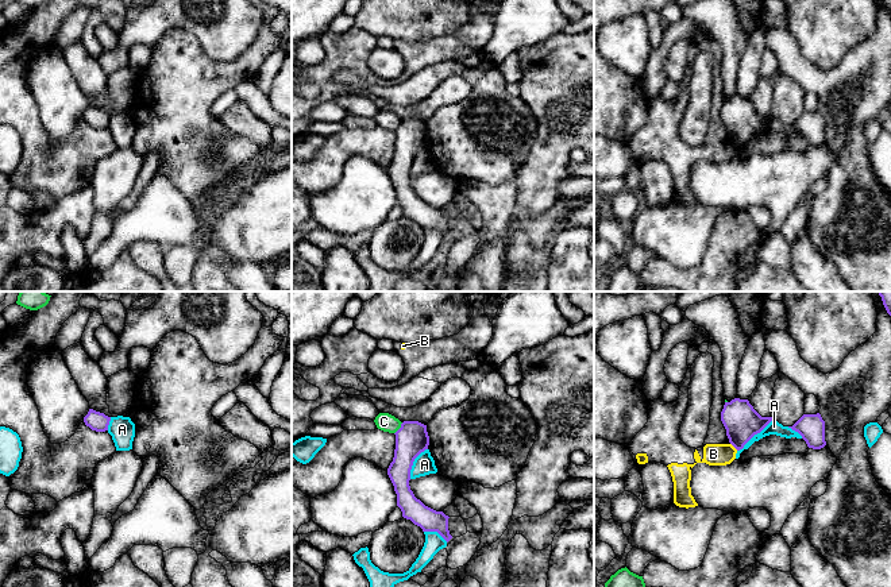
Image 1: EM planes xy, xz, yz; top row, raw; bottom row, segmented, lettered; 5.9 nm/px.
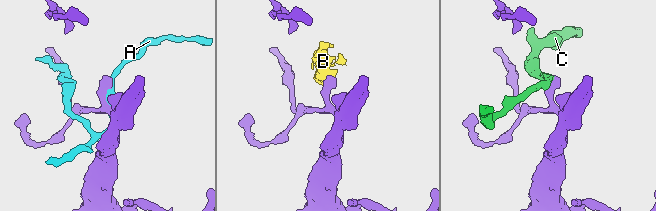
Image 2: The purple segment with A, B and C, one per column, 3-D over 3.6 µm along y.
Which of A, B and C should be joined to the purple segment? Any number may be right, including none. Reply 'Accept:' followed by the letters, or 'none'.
Accept: none

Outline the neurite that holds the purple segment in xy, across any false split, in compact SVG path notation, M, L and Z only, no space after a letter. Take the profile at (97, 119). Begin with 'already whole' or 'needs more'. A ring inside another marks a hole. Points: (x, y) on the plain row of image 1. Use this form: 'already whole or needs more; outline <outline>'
already whole; outline M89 107L88 112L84 115L84 120L92 128L96 130L105 130L108 128L111 115L105 113L104 111L96 109Z

